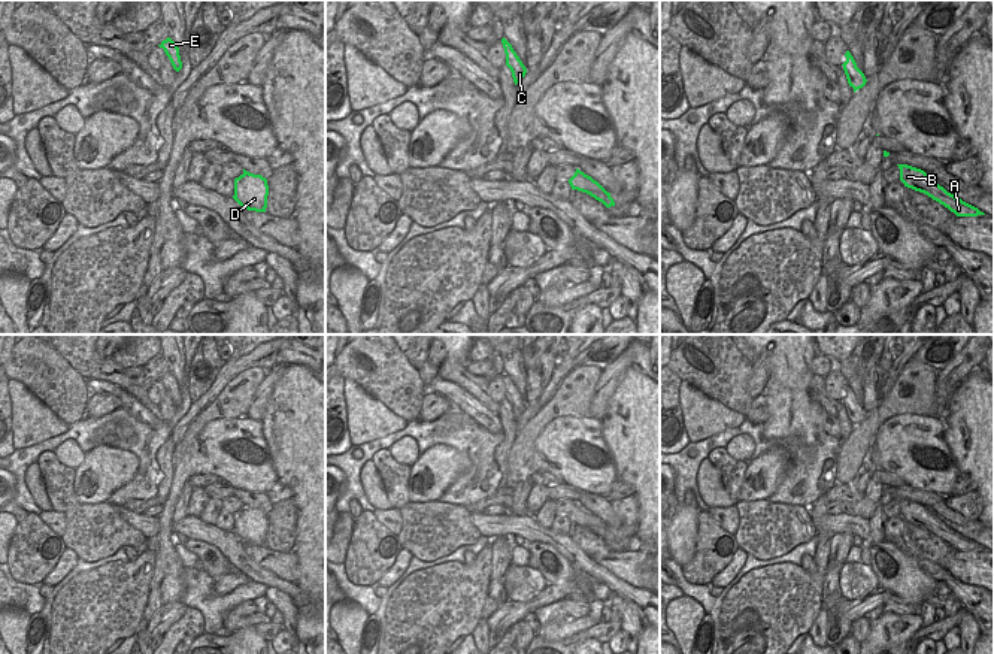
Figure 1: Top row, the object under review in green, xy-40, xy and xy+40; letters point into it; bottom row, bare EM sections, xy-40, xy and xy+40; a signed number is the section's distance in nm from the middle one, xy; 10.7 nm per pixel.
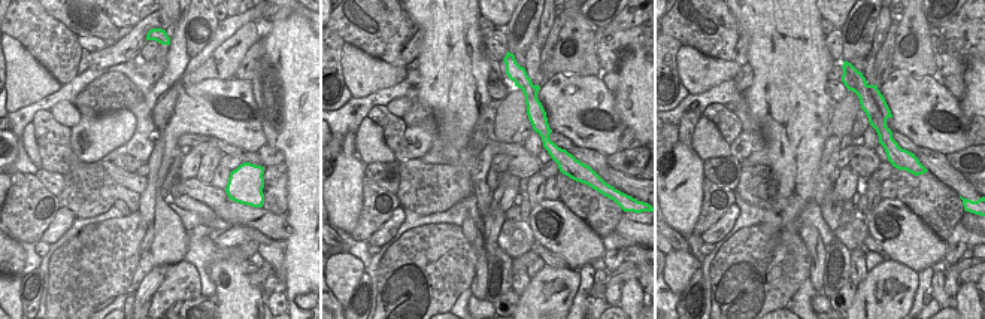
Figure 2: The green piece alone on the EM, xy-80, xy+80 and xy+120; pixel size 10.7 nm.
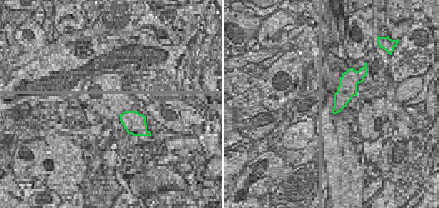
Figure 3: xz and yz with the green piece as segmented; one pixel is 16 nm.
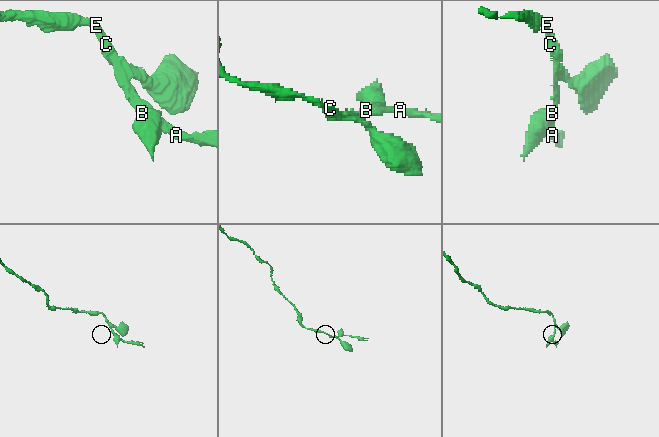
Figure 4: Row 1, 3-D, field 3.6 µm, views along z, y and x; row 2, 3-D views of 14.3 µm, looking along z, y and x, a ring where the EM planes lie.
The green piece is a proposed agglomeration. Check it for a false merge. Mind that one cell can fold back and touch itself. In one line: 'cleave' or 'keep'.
cleave

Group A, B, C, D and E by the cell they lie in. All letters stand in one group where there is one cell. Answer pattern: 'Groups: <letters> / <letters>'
Groups: A B C E / D

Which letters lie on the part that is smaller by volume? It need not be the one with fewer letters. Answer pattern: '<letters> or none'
D

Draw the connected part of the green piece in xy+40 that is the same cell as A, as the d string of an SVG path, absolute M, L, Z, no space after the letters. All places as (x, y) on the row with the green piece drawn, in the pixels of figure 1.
M897 164L897 166L900 169L900 181L904 184L904 187L927 194L933 200L948 208L957 217L985 215L978 208L948 193L924 170L907 166L907 164Z

